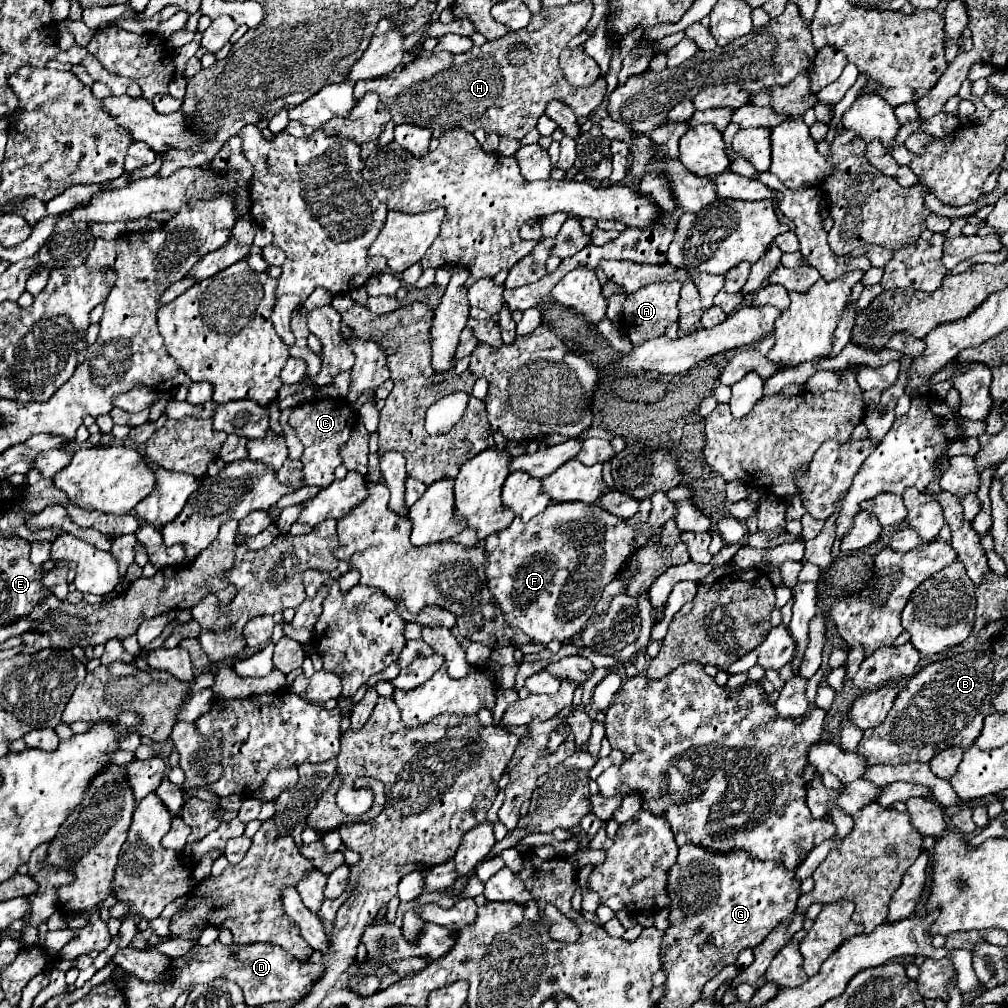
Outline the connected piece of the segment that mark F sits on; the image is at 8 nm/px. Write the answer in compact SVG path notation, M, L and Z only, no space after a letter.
M657 491L651 499L653 499L653 509L645 525L635 525L635 523L617 519L615 515L609 515L603 507L599 507L597 503L593 505L551 503L547 505L543 513L539 513L531 521L523 523L519 517L515 517L507 529L485 537L487 587L493 593L495 603L503 611L505 621L511 627L521 629L535 643L541 643L541 645L547 645L551 639L559 639L559 641L571 639L589 621L589 617L595 611L597 601L601 599L605 585L615 579L621 565L631 555L631 541L637 535L639 527L645 531L645 527L659 527L667 523L667 519L675 517L677 513L675 503L667 497L665 491Z

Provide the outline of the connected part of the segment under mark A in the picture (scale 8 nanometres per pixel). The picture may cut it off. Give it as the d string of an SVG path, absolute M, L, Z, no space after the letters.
M651 283L641 291L627 293L623 303L623 327L633 345L643 345L653 337L665 335L669 323L677 321L677 299L679 299L681 285L679 283Z

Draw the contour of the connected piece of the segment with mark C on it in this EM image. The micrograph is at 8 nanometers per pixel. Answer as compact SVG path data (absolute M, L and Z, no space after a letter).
M327 397L307 401L295 409L291 409L288 419L289 425L295 429L305 451L300 461L303 465L303 486L327 487L335 481L335 469L343 463L339 455L339 445L345 443L351 435L351 427L357 423L357 415L343 397Z

